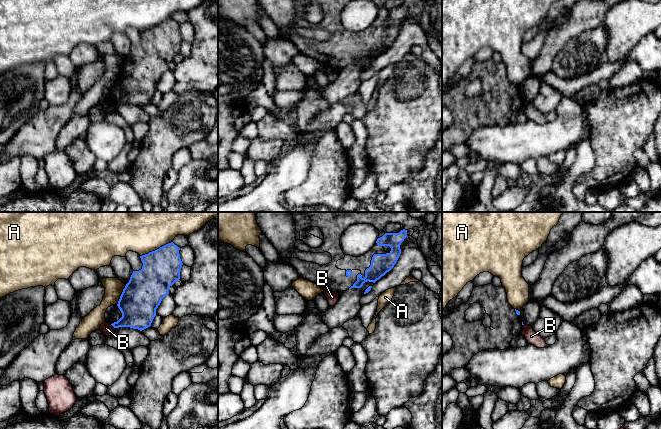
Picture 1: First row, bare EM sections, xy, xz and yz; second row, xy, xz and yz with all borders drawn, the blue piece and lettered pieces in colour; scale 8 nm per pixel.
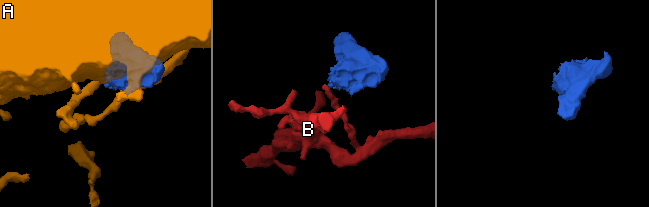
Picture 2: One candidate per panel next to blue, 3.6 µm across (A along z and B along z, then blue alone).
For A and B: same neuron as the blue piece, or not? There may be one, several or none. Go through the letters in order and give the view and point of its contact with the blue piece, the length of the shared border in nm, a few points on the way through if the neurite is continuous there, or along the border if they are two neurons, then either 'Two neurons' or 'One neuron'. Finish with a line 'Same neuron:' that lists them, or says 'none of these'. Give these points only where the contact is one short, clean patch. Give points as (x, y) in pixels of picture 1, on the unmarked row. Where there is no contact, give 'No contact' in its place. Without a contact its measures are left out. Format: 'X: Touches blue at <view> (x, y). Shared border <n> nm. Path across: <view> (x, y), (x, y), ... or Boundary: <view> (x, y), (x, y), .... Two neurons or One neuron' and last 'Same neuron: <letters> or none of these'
A: Touches blue at xy (155, 26). Shared border 280 nm. Two neurons
B: Touches blue at xy (112, 101). Shared border 50 nm. Boundary: xy (110, 100), (114, 104). Two neurons
Same neuron: none of these

